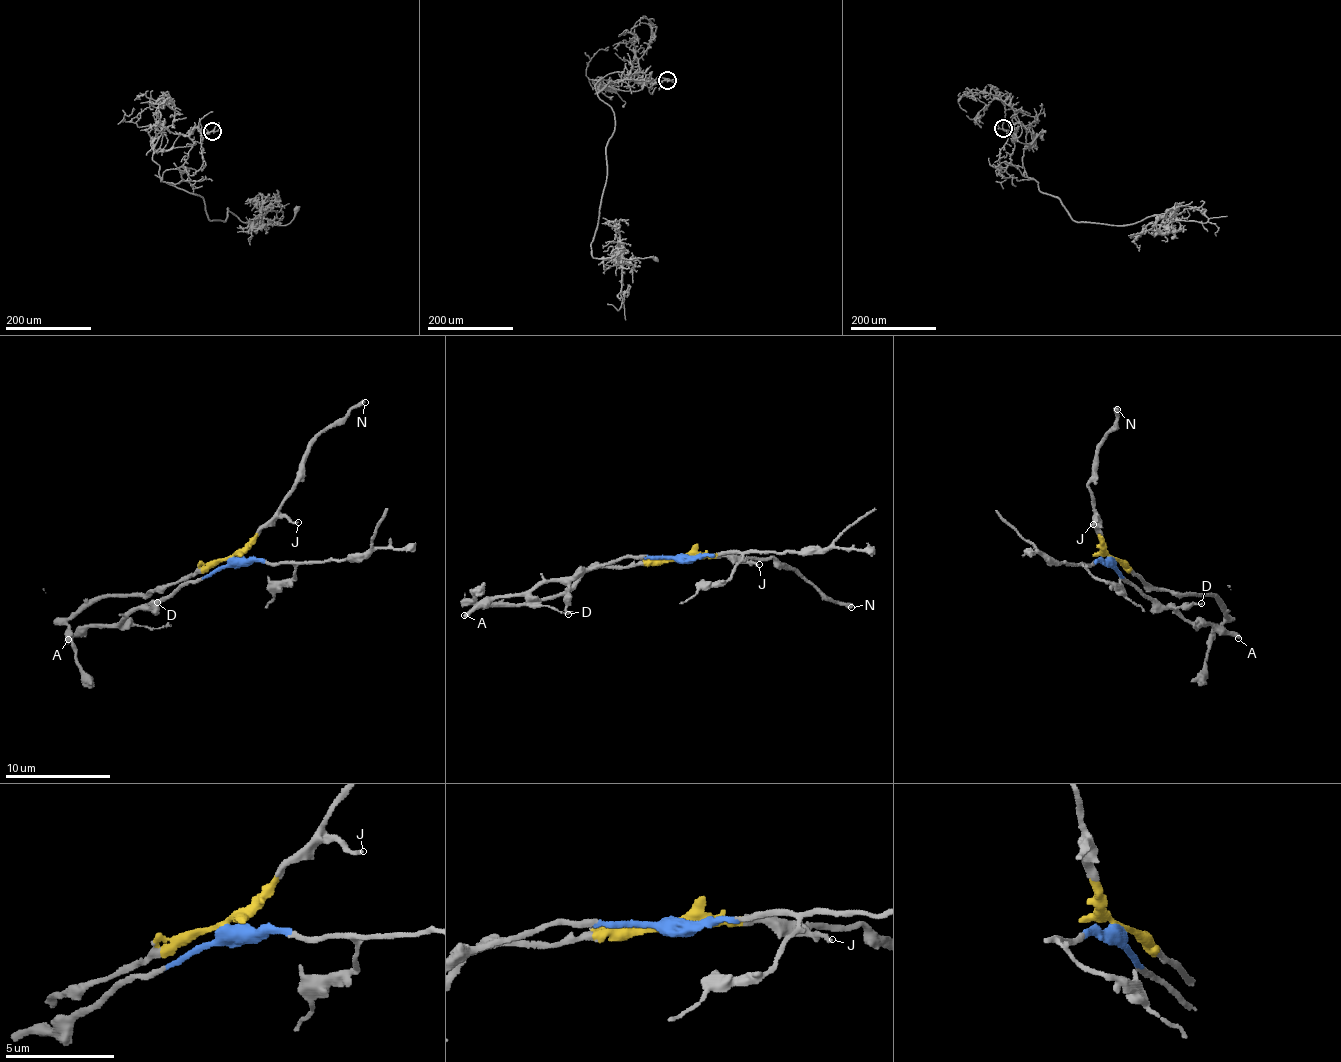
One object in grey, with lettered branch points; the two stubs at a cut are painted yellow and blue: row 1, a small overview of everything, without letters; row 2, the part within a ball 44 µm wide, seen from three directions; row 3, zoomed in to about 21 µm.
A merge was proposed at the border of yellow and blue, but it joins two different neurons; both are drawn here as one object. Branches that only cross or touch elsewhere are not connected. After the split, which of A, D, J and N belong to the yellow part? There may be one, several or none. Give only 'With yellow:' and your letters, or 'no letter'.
With yellow: J, N

